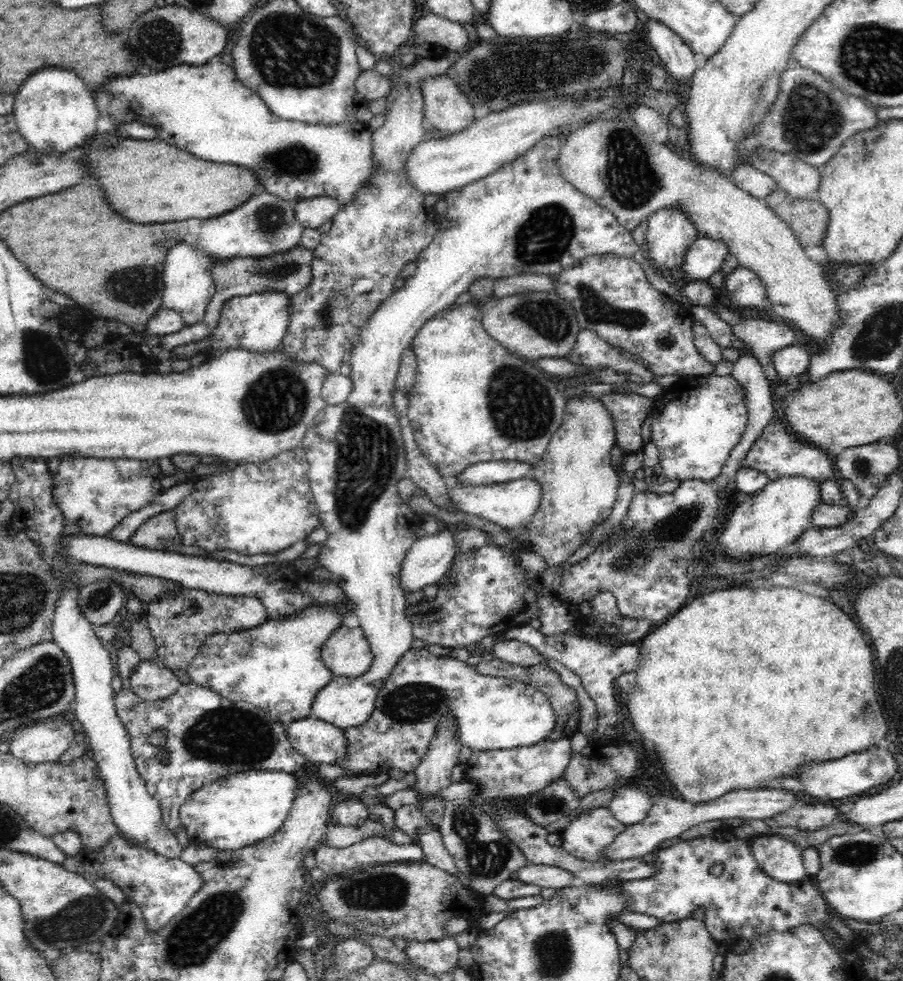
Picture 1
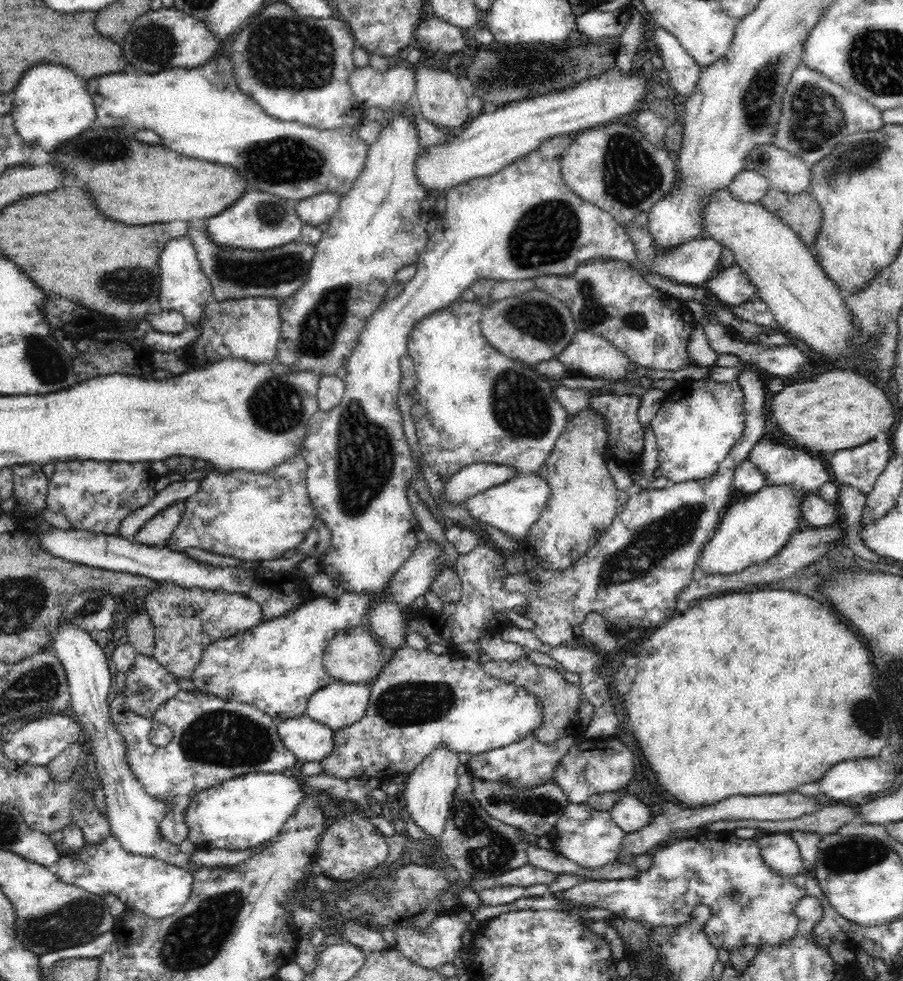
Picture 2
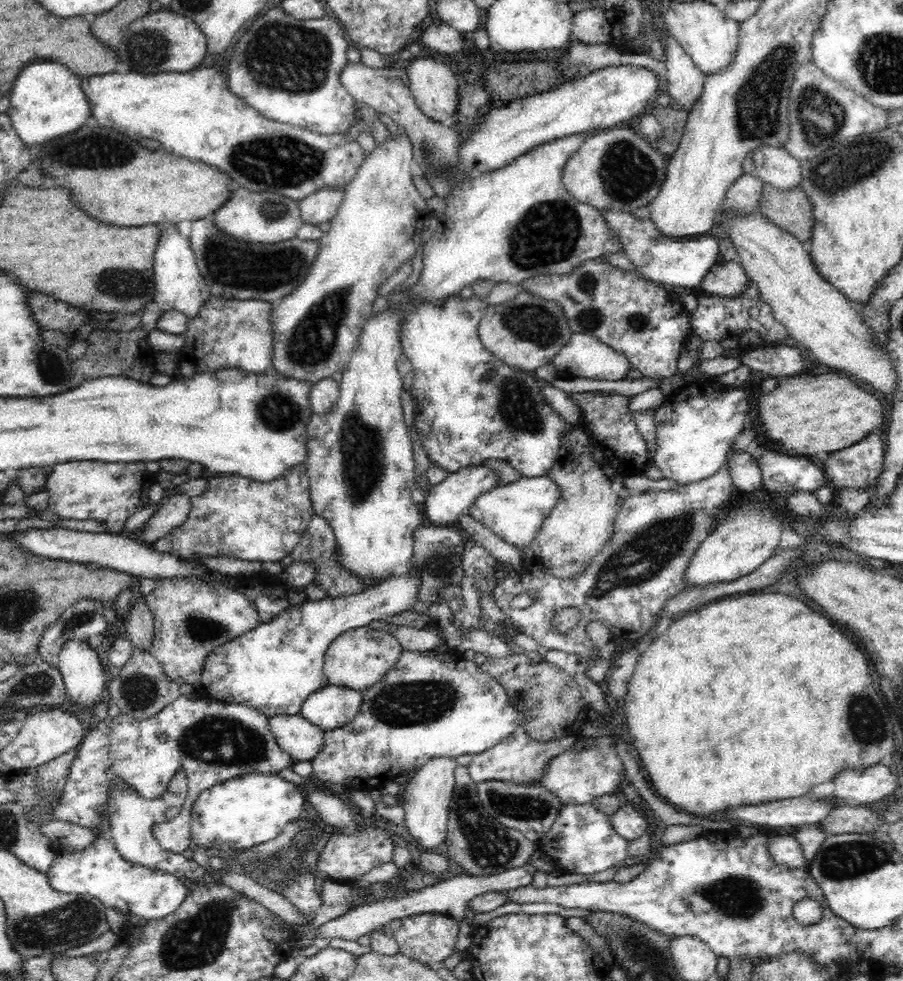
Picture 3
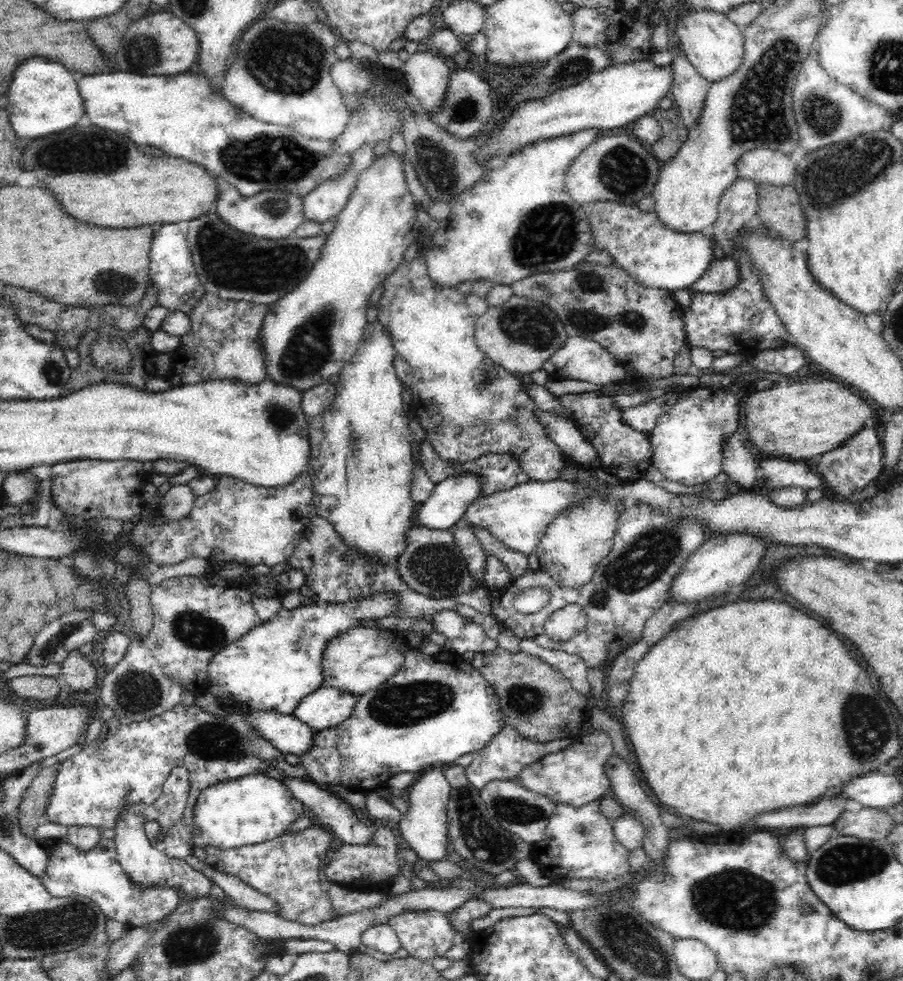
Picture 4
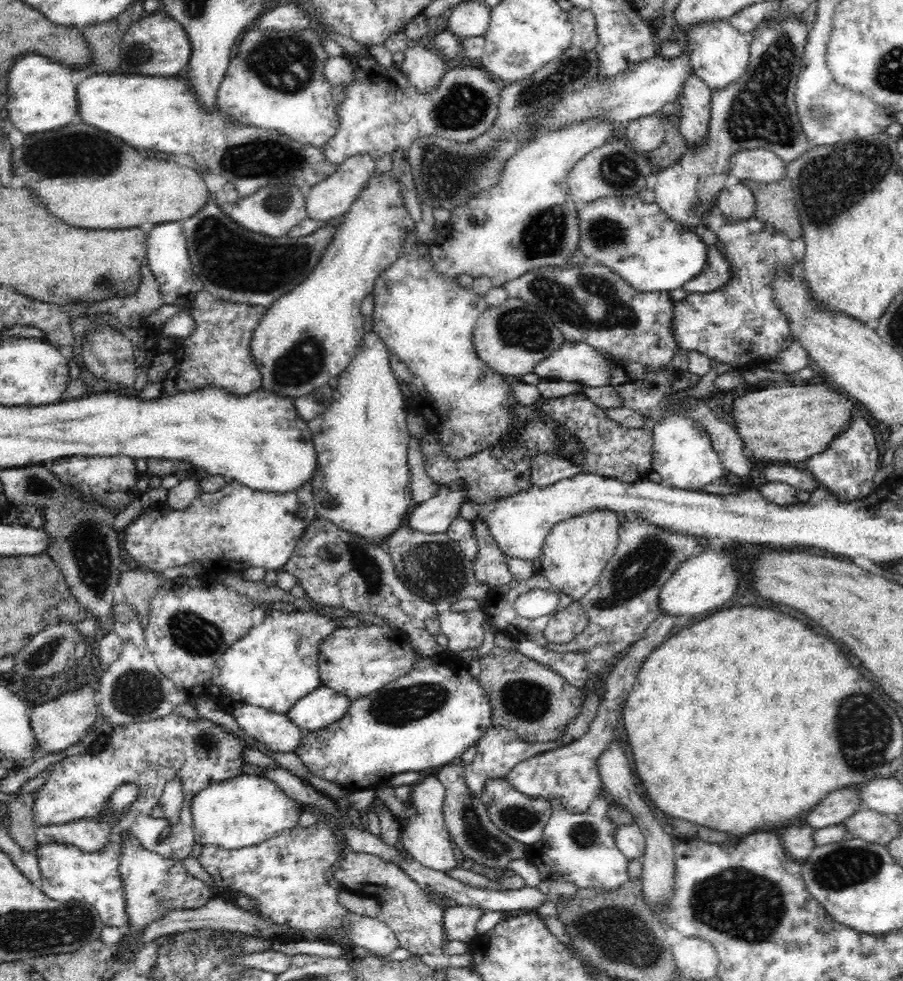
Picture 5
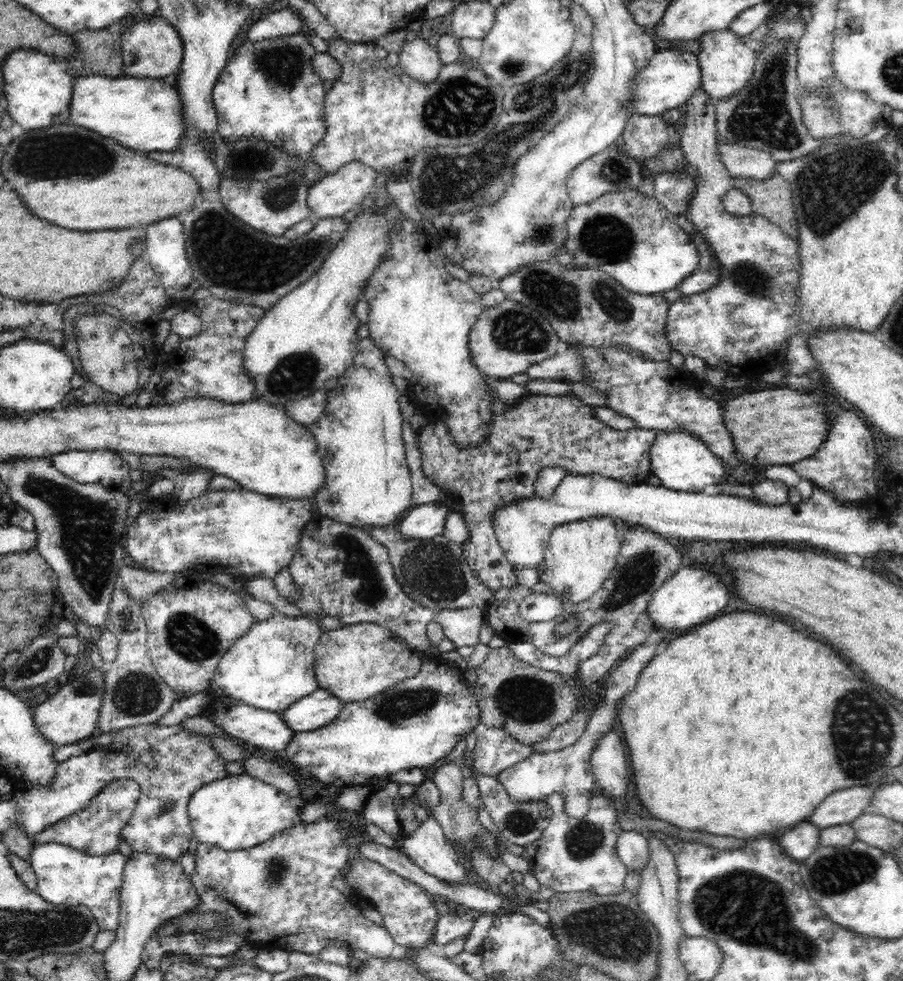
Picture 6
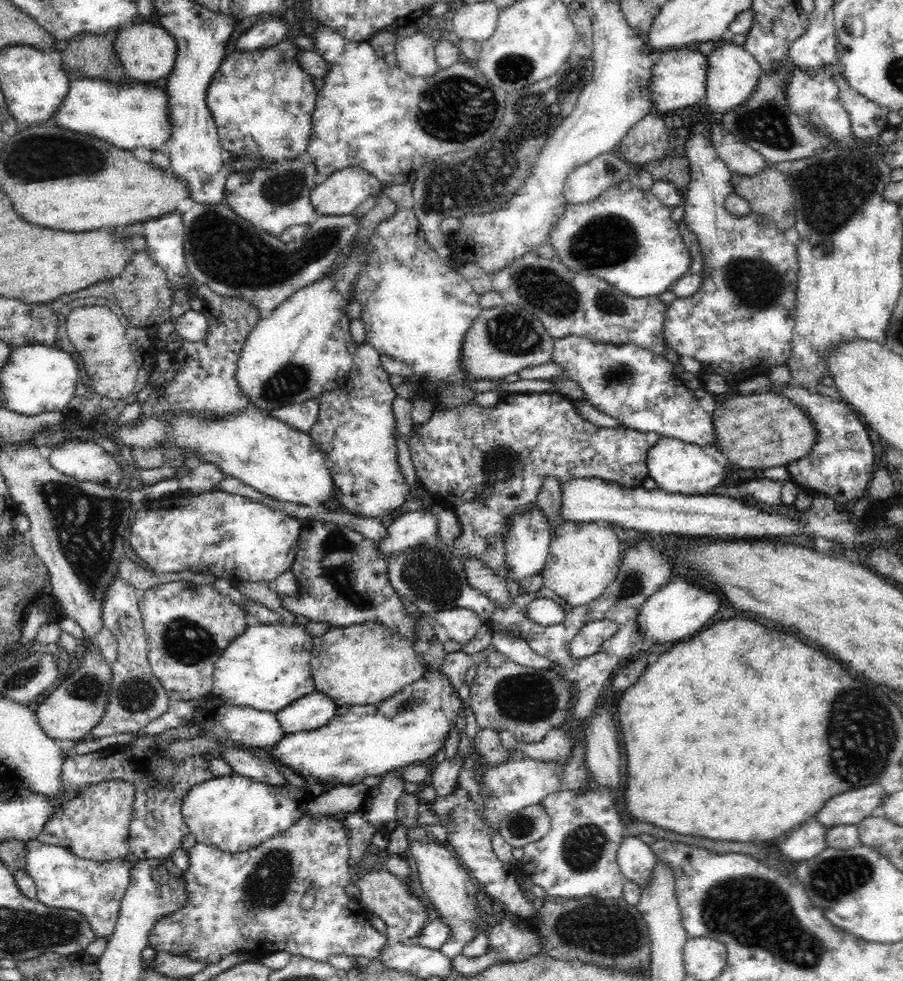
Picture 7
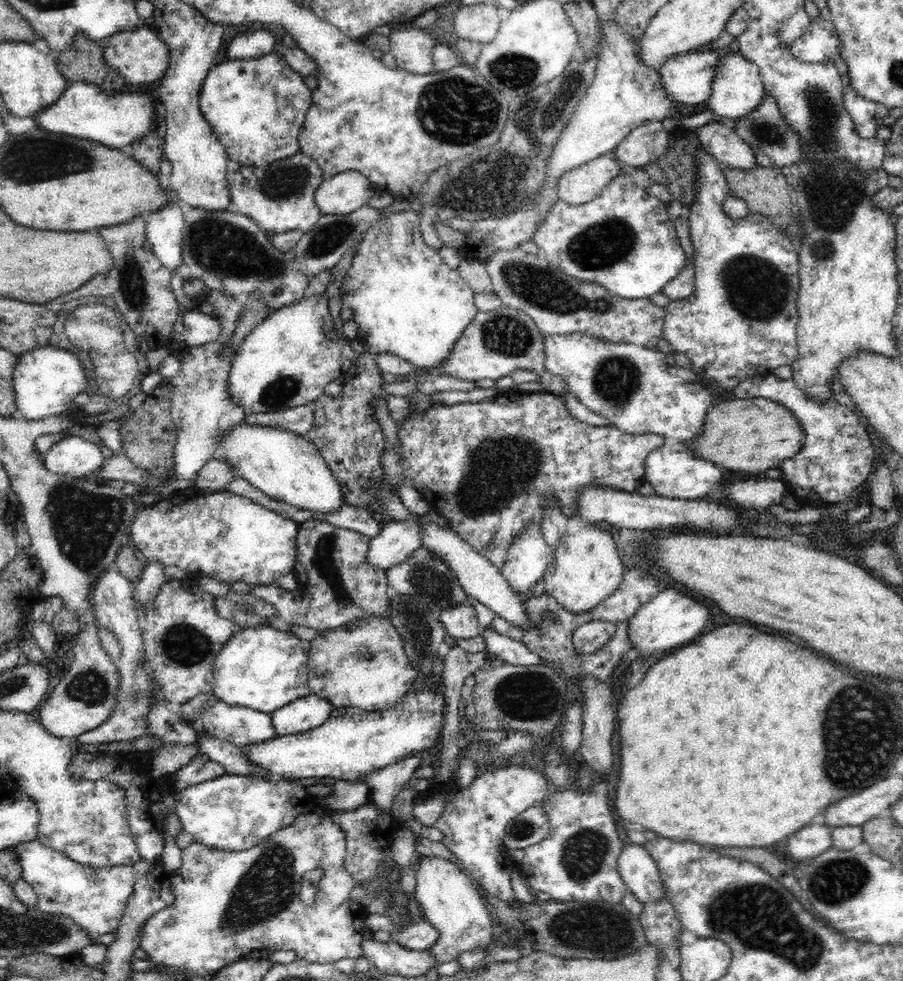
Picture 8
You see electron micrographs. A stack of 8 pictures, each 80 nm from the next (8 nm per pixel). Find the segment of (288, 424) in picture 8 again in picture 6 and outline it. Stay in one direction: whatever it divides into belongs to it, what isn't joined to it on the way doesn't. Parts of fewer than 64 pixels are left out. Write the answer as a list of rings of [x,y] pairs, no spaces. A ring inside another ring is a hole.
[[[326,389],[316,390],[312,394],[298,401],[289,401],[284,405],[284,411],[292,416],[292,420],[302,426],[310,427],[324,412],[328,404],[328,391]]]

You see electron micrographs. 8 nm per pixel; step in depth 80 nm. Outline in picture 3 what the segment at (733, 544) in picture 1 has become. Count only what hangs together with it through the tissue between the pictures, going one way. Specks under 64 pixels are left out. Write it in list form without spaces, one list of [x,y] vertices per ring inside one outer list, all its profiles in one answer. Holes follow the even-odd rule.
[[[749,502],[749,504],[741,505],[734,508],[732,512],[724,516],[715,526],[714,532],[700,544],[699,550],[692,557],[691,564],[686,570],[687,586],[708,586],[712,582],[730,582],[730,580],[738,580],[740,576],[746,576],[750,572],[754,572],[760,564],[768,560],[779,552],[778,538],[782,529],[788,525],[787,517],[775,517],[768,503]]]

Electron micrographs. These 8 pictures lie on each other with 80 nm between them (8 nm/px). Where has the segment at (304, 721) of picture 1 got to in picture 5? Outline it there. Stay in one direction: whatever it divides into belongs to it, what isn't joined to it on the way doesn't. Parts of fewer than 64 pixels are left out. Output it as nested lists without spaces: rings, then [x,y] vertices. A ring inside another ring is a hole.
[[[254,705],[236,706],[231,714],[234,720],[238,722],[238,726],[247,736],[257,745],[264,745],[266,750],[275,752],[295,752],[299,746],[302,746],[302,738],[306,732],[296,723],[292,722],[287,714],[280,714],[266,710]]]

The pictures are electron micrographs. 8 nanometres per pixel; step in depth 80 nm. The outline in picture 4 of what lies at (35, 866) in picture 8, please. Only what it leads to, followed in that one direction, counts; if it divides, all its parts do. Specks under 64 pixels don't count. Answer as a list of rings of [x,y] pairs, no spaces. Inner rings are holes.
[[[102,838],[92,850],[78,850],[70,843],[56,843],[47,848],[48,862],[40,877],[46,891],[56,898],[85,897],[94,901],[105,917],[117,920],[128,927],[157,923],[183,900],[174,887],[140,887],[124,872],[117,859],[114,839]]]

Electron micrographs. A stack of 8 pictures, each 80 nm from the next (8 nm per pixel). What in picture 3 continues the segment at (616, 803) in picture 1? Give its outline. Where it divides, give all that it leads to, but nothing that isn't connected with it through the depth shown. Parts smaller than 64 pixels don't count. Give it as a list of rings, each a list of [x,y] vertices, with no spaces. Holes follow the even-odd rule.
[[[626,801],[621,808],[611,816],[612,827],[626,841],[640,838],[648,828],[647,816],[634,803]]]

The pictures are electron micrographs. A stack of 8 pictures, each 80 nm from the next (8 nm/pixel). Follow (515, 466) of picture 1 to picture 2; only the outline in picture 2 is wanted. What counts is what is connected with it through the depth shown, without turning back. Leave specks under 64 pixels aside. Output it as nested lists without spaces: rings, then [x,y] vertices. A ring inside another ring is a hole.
[[[474,463],[464,466],[445,480],[443,500],[451,504],[464,505],[465,500],[472,494],[504,484],[518,474],[520,472],[514,466],[504,463]]]

